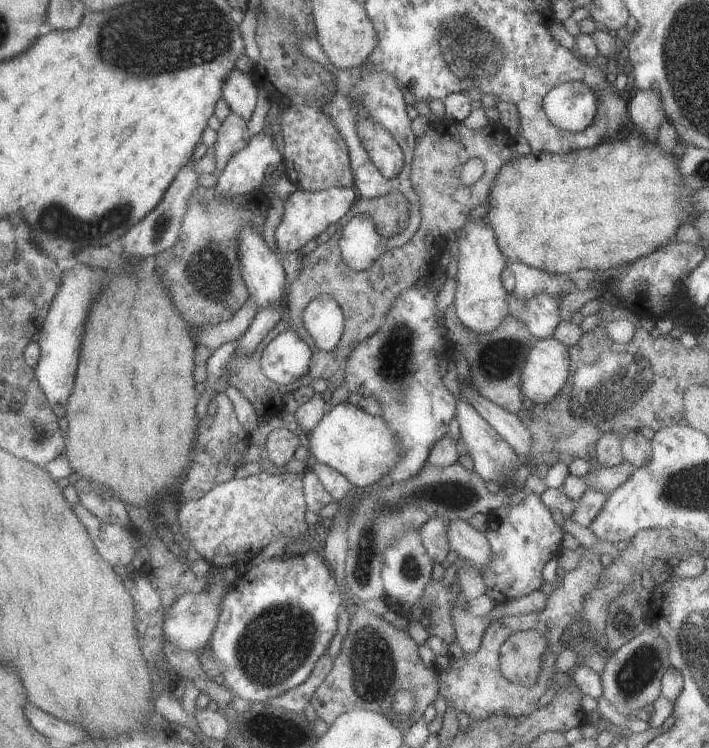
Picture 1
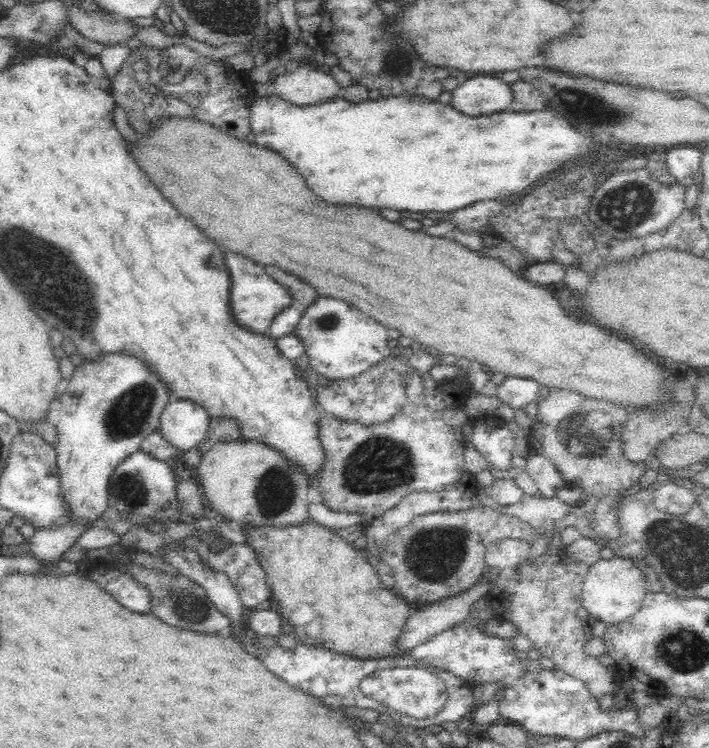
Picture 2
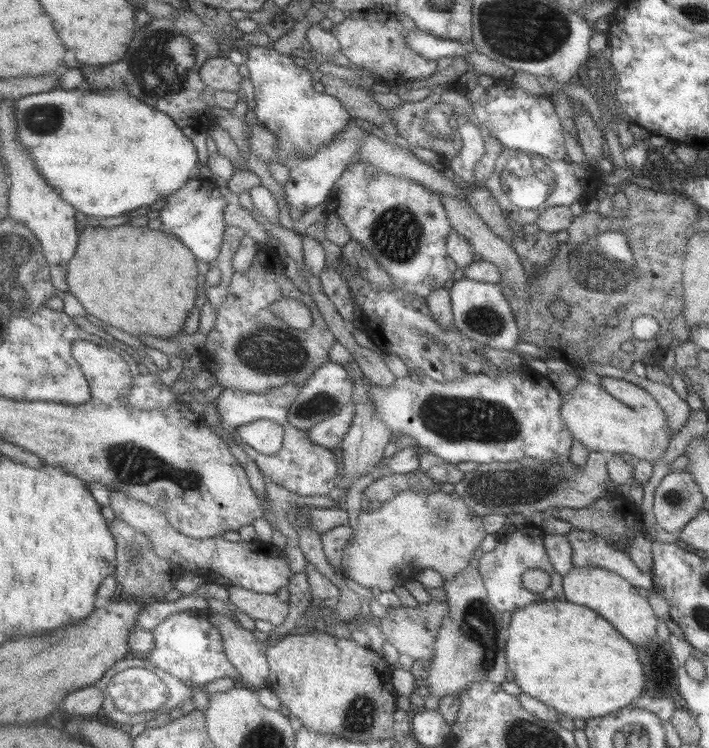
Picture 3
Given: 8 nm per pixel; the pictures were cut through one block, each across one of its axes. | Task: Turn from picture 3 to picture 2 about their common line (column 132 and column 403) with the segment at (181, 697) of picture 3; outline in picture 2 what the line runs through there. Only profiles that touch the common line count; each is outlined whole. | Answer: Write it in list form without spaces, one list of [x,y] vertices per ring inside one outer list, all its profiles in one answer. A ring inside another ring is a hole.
[[[272,646],[272,648],[258,648],[254,650],[254,656],[276,676],[280,676],[286,684],[290,684],[292,688],[298,688],[298,690],[304,690],[306,694],[310,696],[316,696],[320,698],[324,704],[328,706],[352,706],[352,708],[378,708],[380,714],[388,714],[390,716],[390,722],[392,724],[402,724],[402,726],[412,726],[412,728],[426,728],[426,726],[438,726],[442,722],[458,722],[462,720],[462,716],[470,716],[476,702],[474,702],[474,692],[472,692],[472,686],[466,684],[464,678],[452,674],[450,670],[442,670],[442,668],[426,668],[430,672],[434,672],[444,684],[446,684],[446,690],[448,690],[448,700],[442,704],[442,708],[432,714],[432,716],[426,716],[426,718],[420,718],[420,720],[414,720],[406,714],[400,714],[396,710],[390,710],[388,706],[382,706],[374,700],[370,700],[362,690],[360,690],[360,682],[378,672],[378,670],[392,670],[392,668],[404,668],[404,666],[412,666],[412,658],[410,656],[396,656],[396,658],[386,658],[386,660],[358,660],[358,658],[350,658],[350,656],[344,656],[344,654],[336,654],[328,648],[316,648],[316,646],[294,646],[292,652],[280,646]]]

